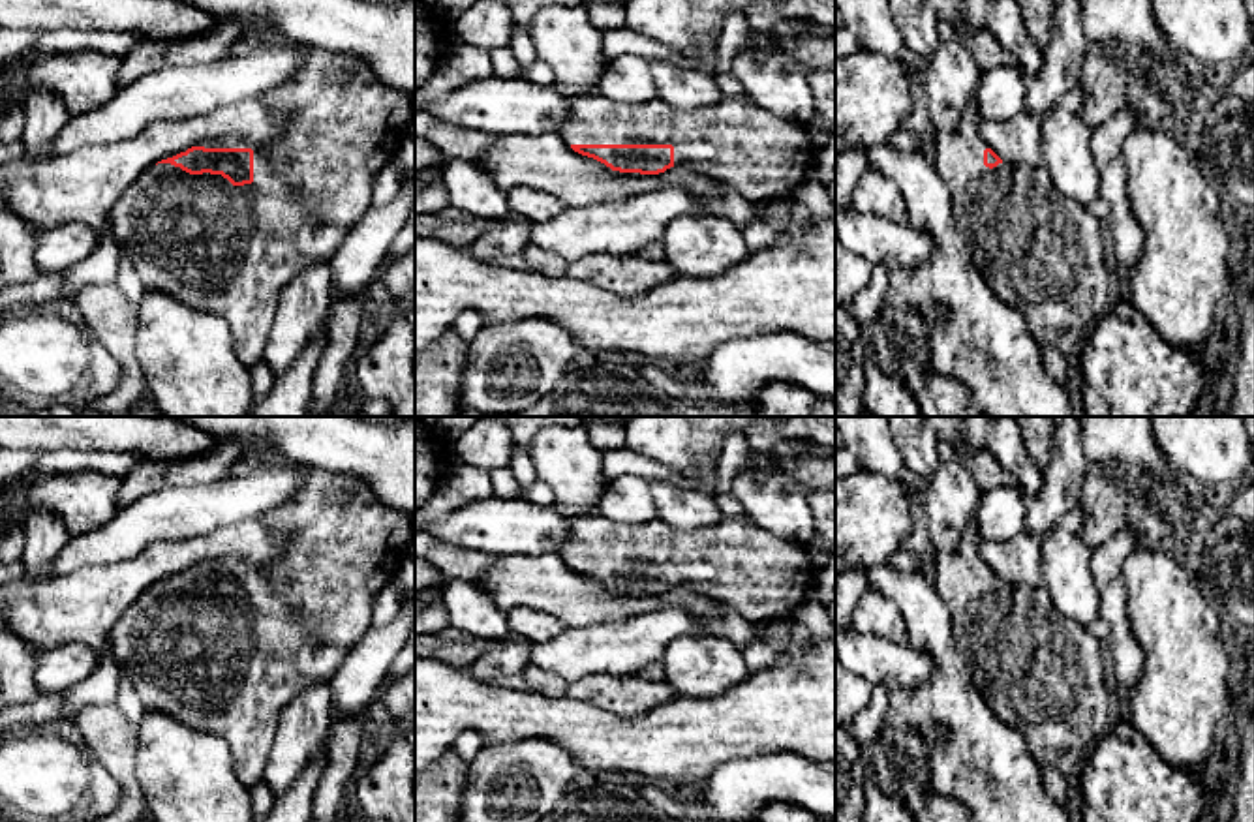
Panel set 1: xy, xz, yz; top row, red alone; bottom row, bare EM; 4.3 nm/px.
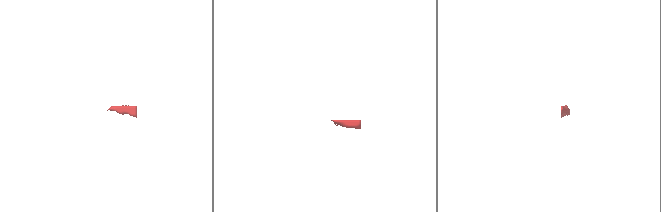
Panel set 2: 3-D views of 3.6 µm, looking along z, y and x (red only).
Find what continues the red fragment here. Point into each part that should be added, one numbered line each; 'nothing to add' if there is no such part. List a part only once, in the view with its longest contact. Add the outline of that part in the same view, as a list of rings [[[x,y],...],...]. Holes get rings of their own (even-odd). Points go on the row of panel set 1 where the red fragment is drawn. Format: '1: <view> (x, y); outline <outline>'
1: xy (229, 250); outline [[[325,49],[308,51],[300,73],[259,99],[289,118],[285,133],[274,143],[252,146],[237,137],[220,137],[195,145],[252,148],[252,184],[233,186],[222,175],[190,175],[158,163],[143,171],[109,210],[115,244],[133,263],[145,289],[225,319],[235,355],[248,370],[263,360],[282,289],[310,265],[330,259],[349,229],[374,206],[374,178],[381,167],[396,161],[415,105],[415,98],[385,84],[360,58]]]

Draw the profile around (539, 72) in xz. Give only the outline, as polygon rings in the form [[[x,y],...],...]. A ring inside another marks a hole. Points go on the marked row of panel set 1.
[[[537,58],[531,66],[520,64],[520,79],[531,81],[535,84],[552,86],[554,73],[546,62]]]

